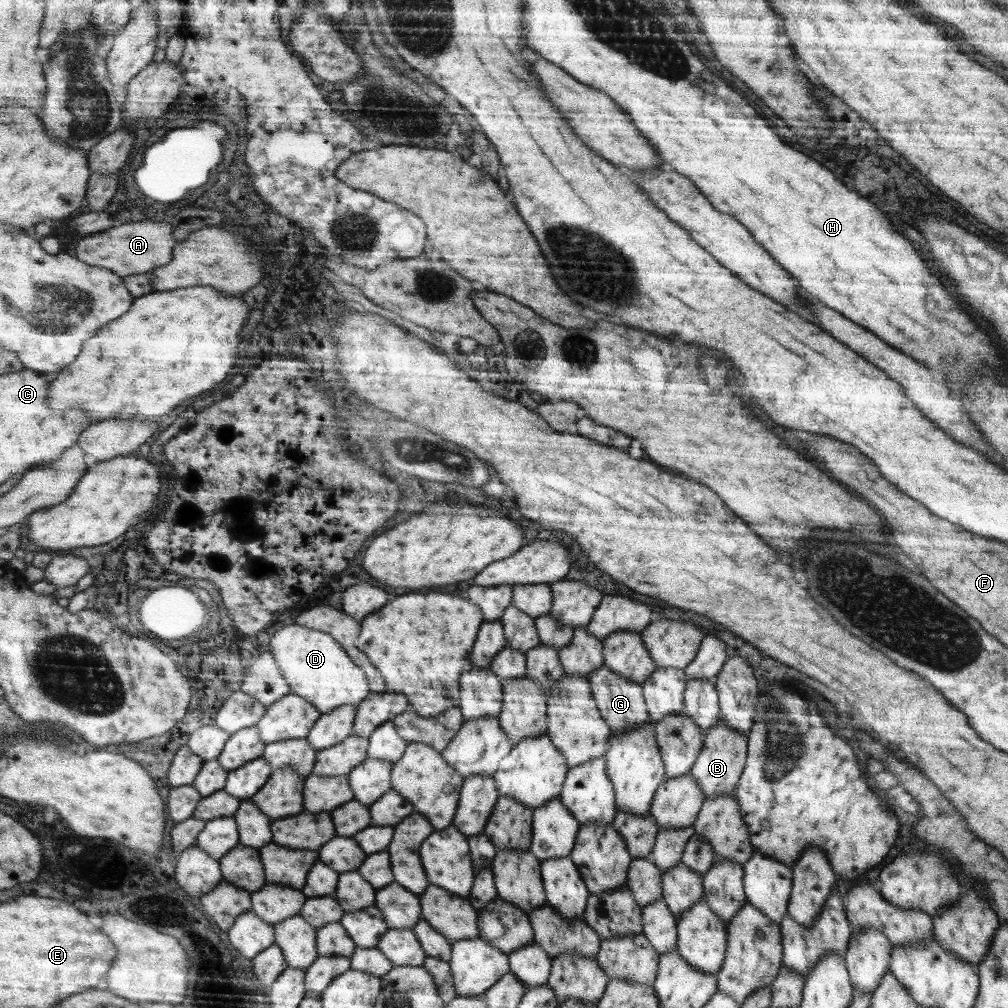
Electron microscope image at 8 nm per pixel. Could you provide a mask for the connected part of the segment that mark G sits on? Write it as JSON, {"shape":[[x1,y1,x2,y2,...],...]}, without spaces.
{"shape":[[604,664,588,676,588,682,592,686,592,694,599,714,609,724,612,734,630,732,651,724,651,717,645,704,644,688,639,684,618,677,614,670,606,668]]}

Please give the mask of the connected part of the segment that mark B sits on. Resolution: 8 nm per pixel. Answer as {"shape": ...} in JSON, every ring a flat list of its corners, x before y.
{"shape":[[722,720,712,726,705,734,705,745,697,761,694,762,692,778,694,782,698,782,706,800,722,794,734,794,742,770,744,770,745,762,748,760,748,738,744,734,740,734,738,730,730,728,723,724]]}

